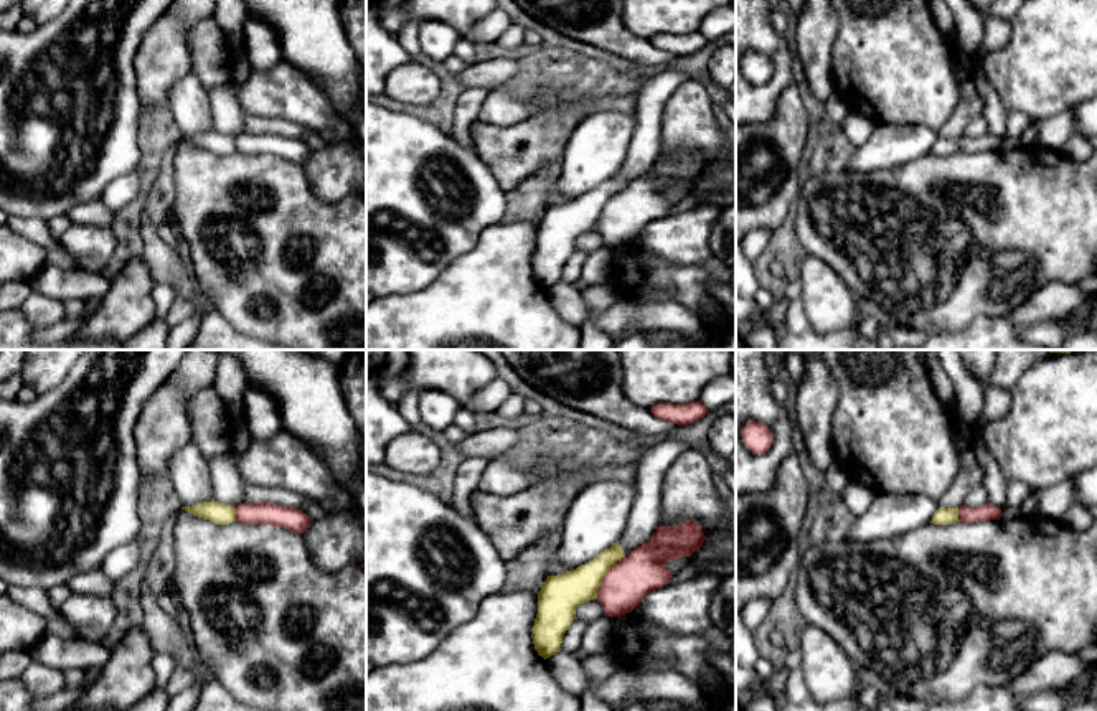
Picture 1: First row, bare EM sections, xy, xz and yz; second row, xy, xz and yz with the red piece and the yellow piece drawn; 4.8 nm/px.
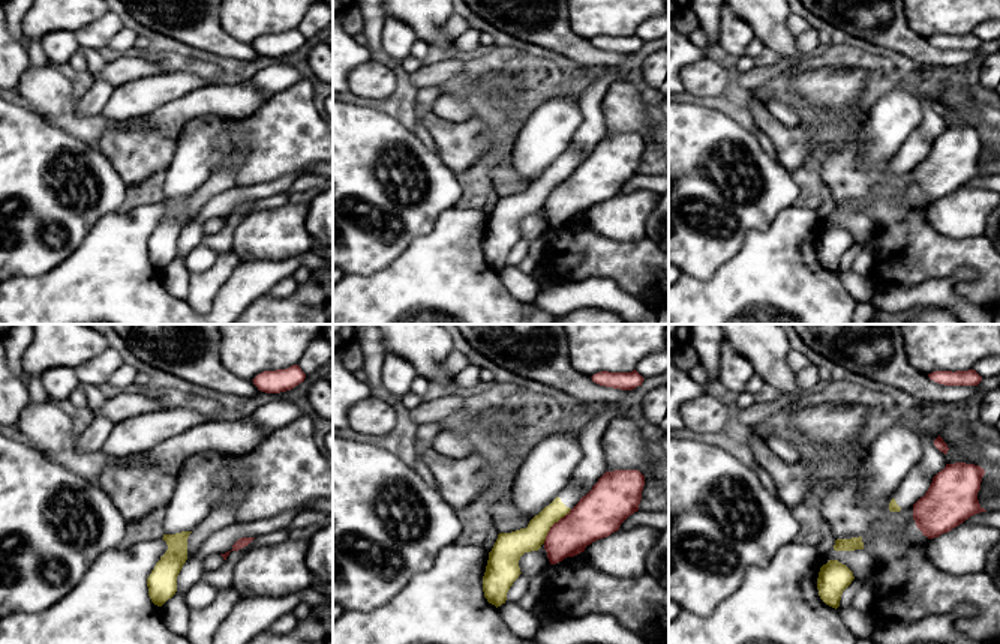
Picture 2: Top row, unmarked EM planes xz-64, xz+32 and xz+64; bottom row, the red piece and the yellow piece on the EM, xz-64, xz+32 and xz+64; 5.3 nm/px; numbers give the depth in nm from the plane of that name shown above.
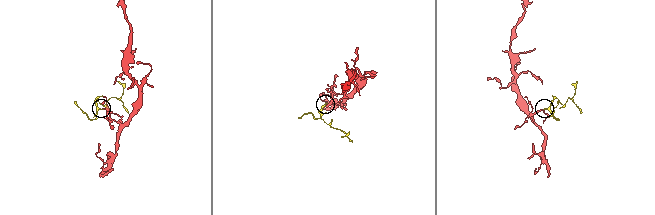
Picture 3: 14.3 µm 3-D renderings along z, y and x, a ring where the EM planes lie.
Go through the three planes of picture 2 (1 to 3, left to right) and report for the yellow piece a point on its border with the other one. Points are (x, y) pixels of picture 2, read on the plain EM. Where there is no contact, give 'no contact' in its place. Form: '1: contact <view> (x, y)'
1: no contact
2: contact xz+32 (553, 188)
3: no contact

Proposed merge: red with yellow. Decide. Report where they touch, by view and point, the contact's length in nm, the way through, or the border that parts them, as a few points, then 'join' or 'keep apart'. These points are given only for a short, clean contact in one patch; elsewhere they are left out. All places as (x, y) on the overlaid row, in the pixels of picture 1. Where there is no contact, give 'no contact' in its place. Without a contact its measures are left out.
meets red in xz at (604, 578); contact 240 nm long; border along xz (622, 556), (606, 573), (596, 597); keep apart

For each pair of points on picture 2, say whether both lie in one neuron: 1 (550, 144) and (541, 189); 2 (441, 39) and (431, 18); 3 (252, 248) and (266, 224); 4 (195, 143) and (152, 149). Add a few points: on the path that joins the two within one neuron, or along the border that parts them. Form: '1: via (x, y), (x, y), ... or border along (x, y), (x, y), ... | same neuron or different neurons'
1: border along (570, 143), (534, 180) | different neurons
2: via (437, 35), (431, 29), (431, 23) | same neuron
3: via (254, 242), (266, 230) | same neuron
4: border along (197, 116), (185, 125), (174, 156), (164, 170) | different neurons

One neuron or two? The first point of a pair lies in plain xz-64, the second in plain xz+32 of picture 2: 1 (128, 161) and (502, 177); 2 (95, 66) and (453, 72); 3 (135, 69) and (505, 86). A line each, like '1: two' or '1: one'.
1: two
2: two
3: two

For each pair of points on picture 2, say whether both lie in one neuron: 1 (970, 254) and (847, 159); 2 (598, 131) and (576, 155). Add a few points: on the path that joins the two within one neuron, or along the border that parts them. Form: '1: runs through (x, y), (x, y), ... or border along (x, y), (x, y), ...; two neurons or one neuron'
1: runs through (939, 251), (874, 186); one neuron
2: border along (571, 143), (583, 152), (585, 158); two neurons

